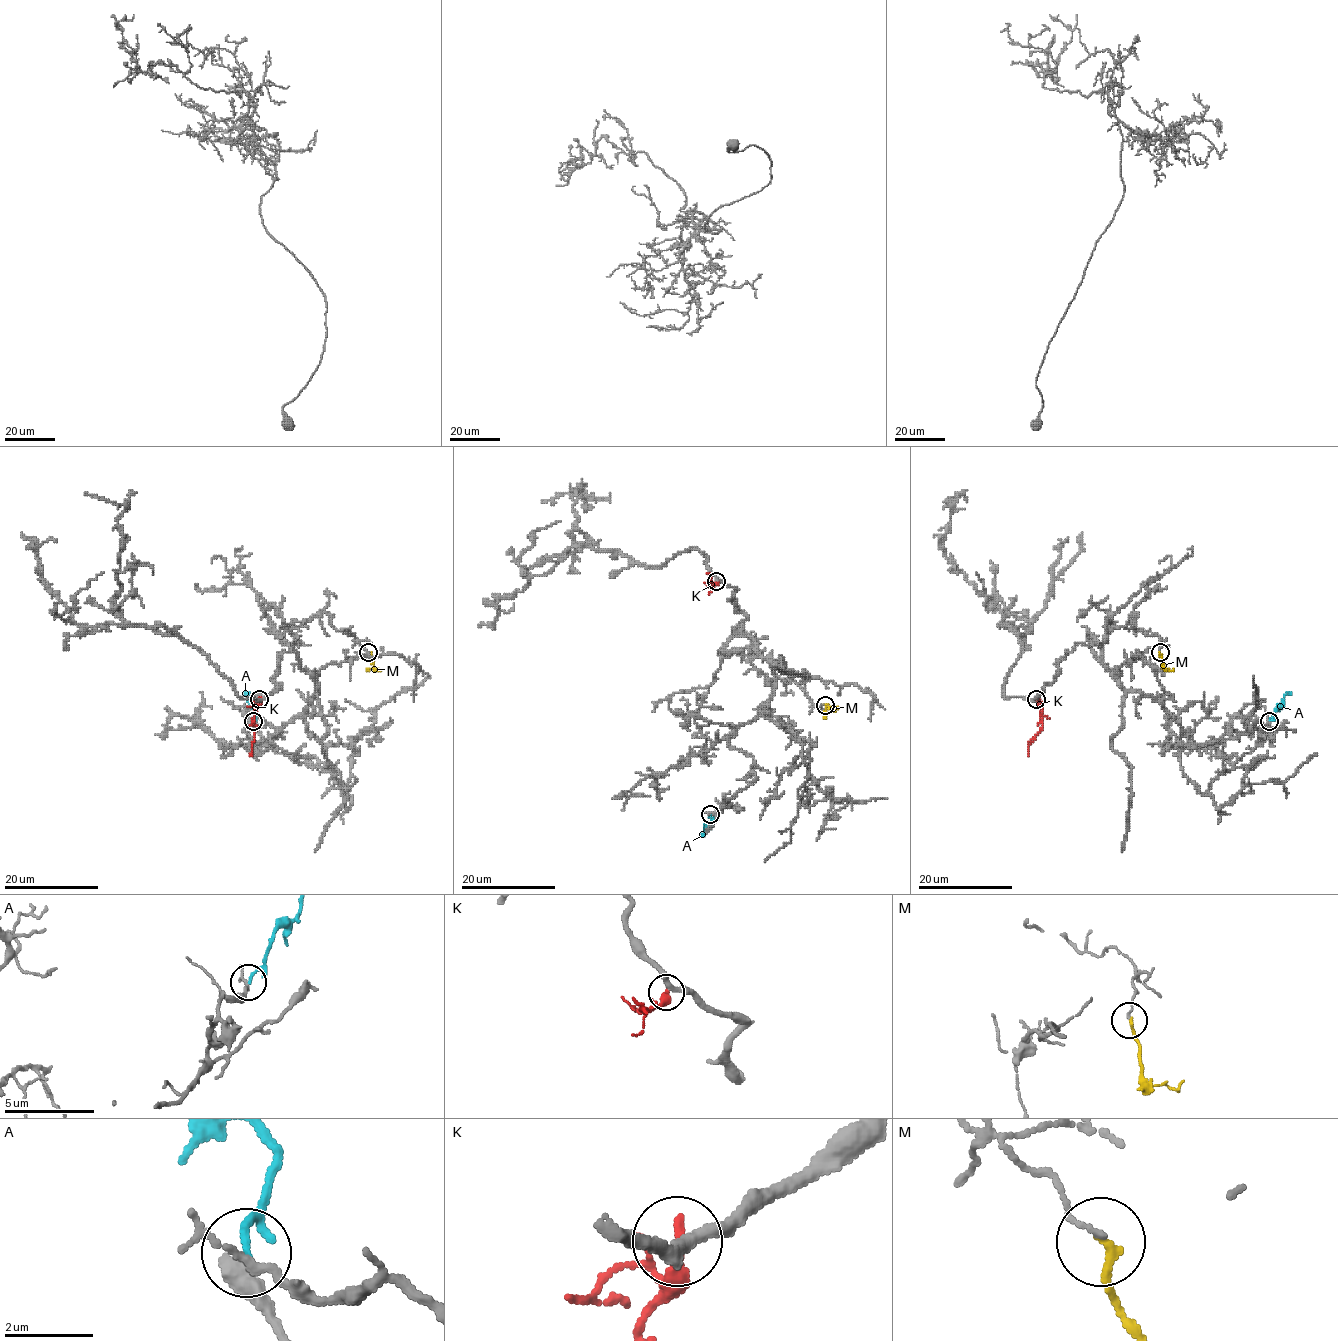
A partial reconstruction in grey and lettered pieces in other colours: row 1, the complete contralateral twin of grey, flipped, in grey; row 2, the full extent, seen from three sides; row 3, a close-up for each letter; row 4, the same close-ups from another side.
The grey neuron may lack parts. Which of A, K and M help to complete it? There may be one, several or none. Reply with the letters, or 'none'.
none

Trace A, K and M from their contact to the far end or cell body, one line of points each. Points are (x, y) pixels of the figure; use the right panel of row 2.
A: (1269, 721), (1283, 697), (1291, 693)
K: (1037, 700), (1041, 708), (1041, 729), (1028, 744), (1028, 756)
M: (1160, 653), (1162, 668), (1174, 668)

